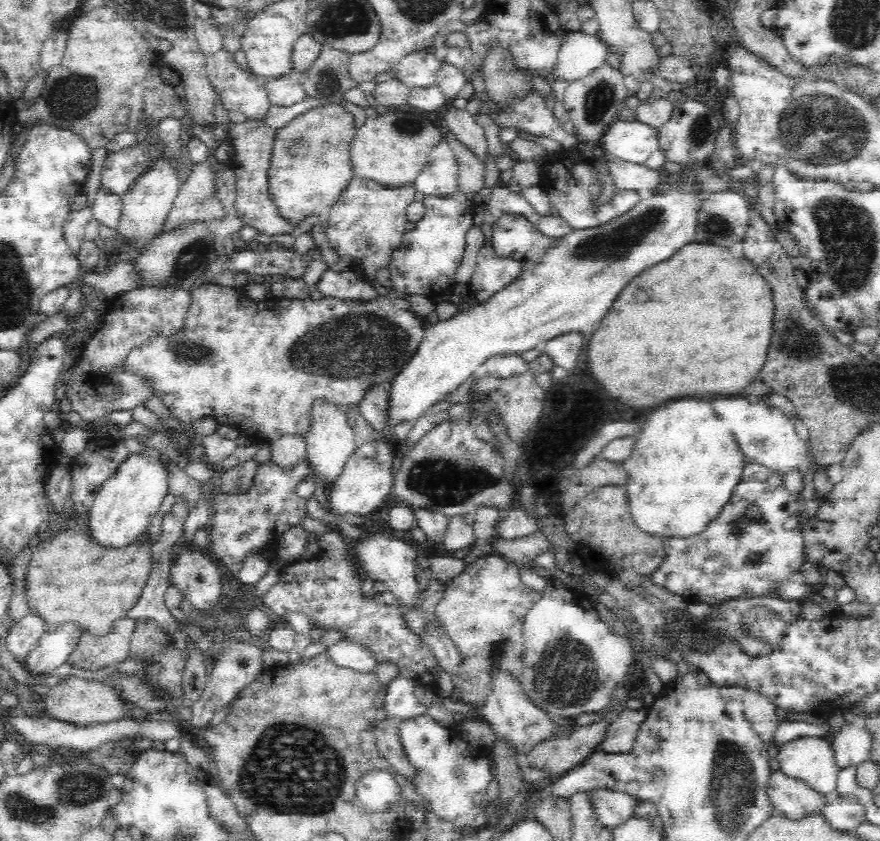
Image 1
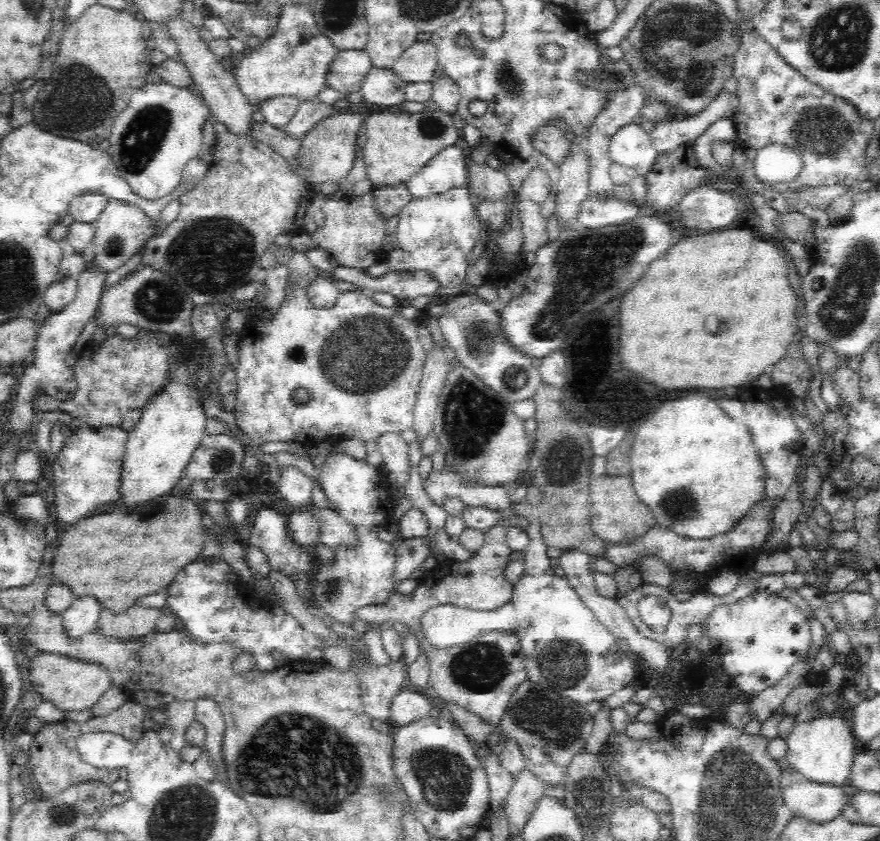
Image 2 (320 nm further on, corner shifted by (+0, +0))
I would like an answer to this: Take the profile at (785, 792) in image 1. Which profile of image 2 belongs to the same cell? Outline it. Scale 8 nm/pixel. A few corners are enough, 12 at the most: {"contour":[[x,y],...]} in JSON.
{"contour":[[781,773],[791,814],[818,824],[842,815],[846,789]]}

